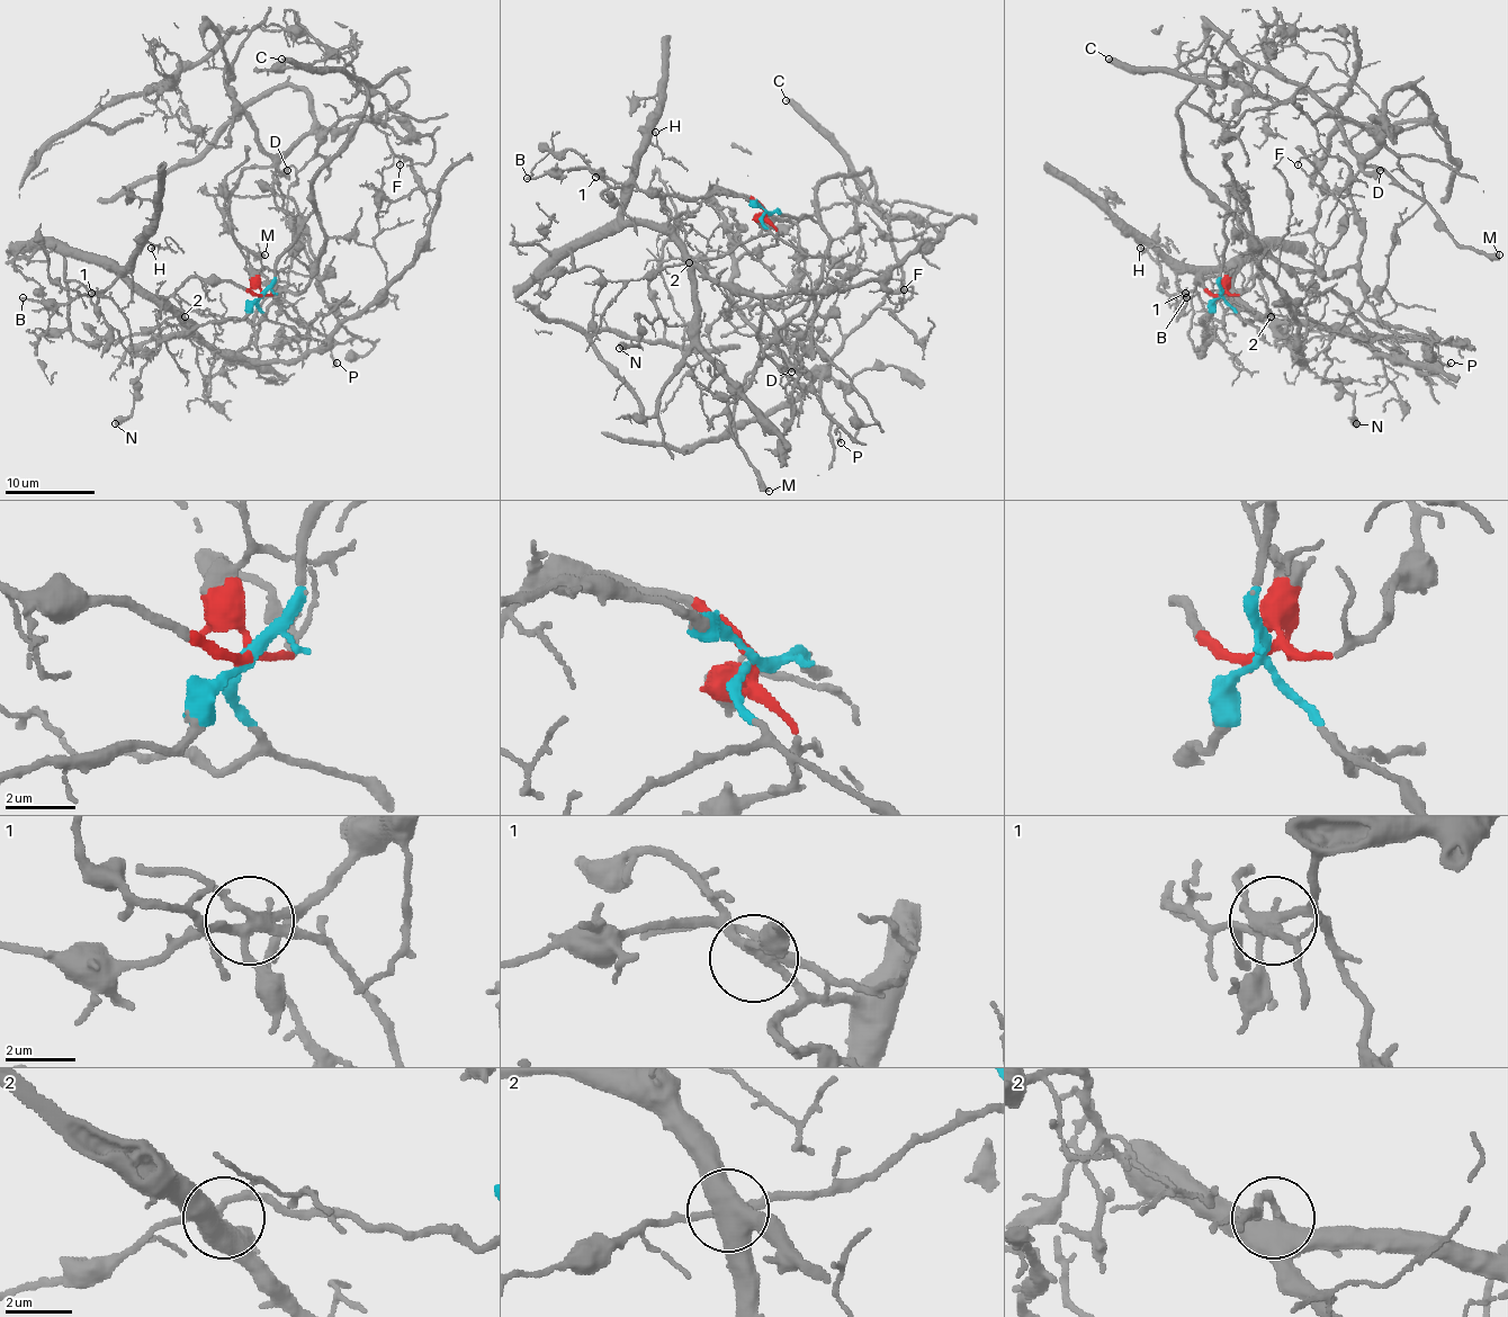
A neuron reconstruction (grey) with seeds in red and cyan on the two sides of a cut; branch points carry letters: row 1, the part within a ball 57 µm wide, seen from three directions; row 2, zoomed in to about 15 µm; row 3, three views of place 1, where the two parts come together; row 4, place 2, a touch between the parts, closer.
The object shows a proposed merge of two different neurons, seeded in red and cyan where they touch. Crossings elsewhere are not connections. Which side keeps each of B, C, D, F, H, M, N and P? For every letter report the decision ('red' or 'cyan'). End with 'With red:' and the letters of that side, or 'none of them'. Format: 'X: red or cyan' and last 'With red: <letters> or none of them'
B: red
C: cyan
D: red
F: cyan
H: red
M: red
N: red
P: cyan
With red: B, D, H, M, N

